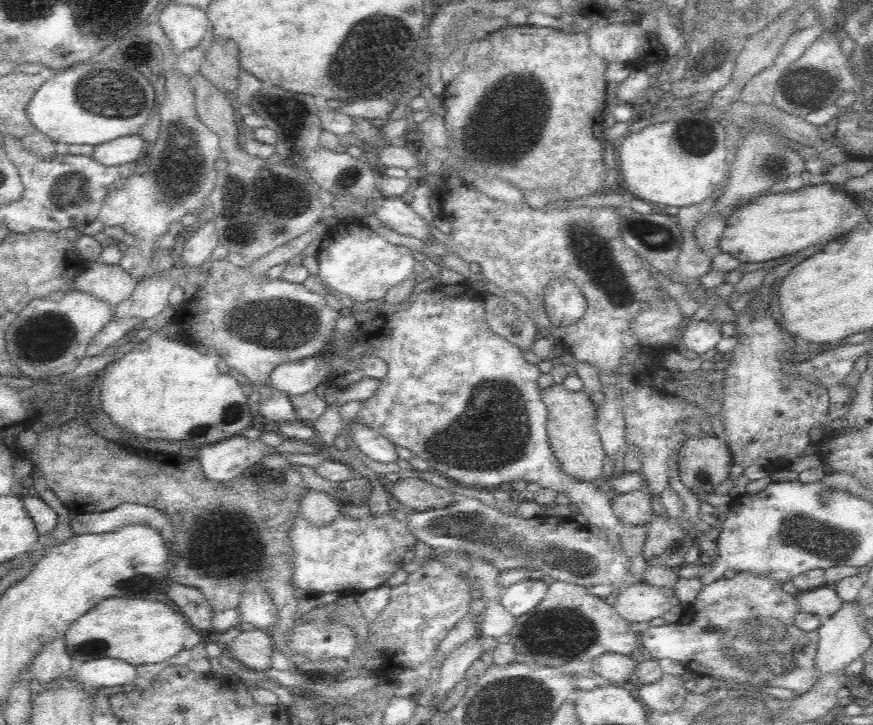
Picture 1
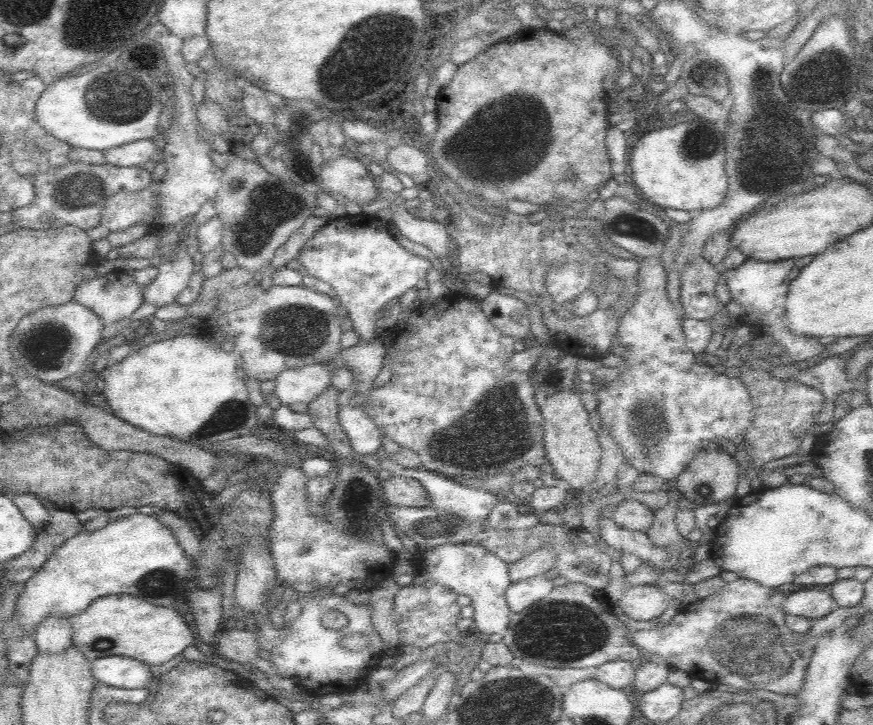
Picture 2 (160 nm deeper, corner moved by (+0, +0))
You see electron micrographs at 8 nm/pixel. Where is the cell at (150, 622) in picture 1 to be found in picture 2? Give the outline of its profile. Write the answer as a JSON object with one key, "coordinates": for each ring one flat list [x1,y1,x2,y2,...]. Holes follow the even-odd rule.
{"coordinates":[[103,596,94,600,84,612,78,616,69,618,72,629,72,644,82,652,88,661,92,662,103,656,123,656,138,659,150,666,160,666,174,658,190,645,197,645,198,640,192,636,192,631,186,625,184,618,172,608,154,606,146,600,140,600,136,596]]}

